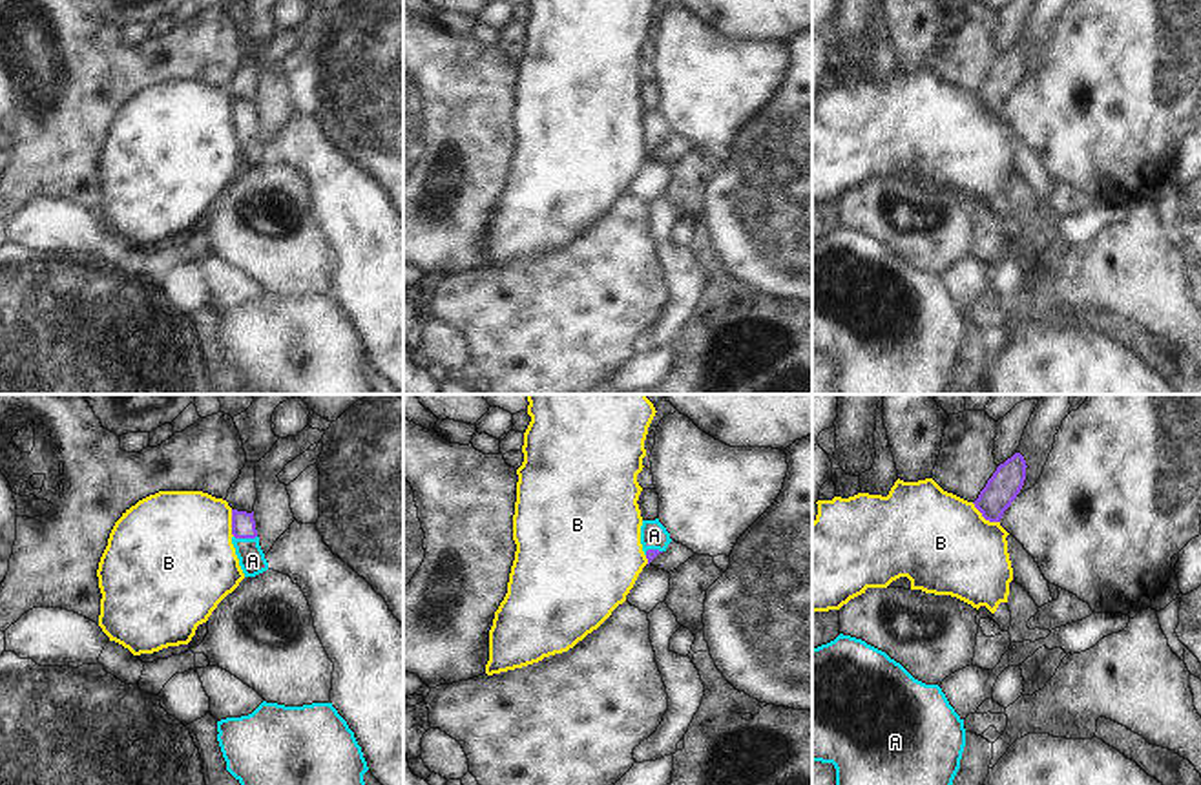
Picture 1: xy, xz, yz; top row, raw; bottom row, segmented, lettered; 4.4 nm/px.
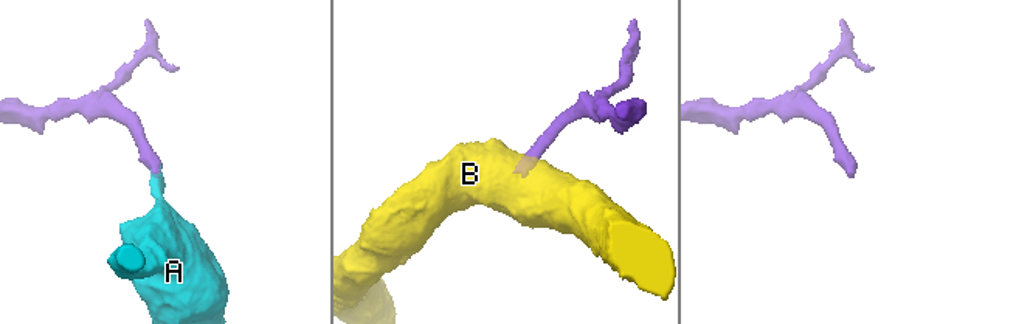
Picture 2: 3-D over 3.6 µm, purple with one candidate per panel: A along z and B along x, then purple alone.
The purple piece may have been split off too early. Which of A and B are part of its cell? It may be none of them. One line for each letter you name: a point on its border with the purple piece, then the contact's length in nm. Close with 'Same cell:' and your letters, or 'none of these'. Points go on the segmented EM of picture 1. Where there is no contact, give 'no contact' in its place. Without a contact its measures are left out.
A: meets purple in xy at (245, 537); contact 100 nm long
Same cell: A

